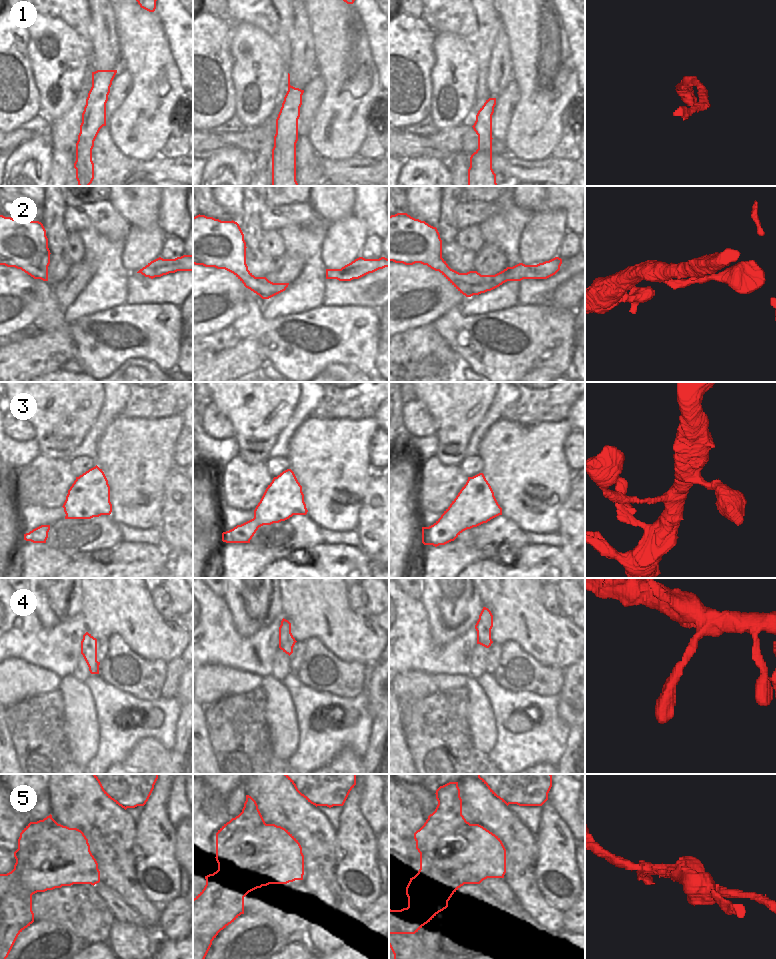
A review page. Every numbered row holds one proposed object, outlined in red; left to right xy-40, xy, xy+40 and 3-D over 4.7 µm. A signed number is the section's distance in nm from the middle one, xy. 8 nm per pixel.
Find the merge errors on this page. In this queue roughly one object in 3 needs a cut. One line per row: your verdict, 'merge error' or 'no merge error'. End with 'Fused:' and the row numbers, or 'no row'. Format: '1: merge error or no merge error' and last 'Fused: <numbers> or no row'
1: no merge error
2: no merge error
3: no merge error
4: no merge error
5: merge error
Fused: 5

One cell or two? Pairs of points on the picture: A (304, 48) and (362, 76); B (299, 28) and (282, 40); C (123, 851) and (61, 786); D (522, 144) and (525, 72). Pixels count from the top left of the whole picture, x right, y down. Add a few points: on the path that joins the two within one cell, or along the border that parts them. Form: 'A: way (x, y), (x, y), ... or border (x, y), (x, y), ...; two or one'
A: border (310, 30), (315, 53), (316, 73); two
B: border (294, 10), (294, 26), (289, 56); two
C: way (111, 835), (77, 801); one
D: way (528, 126), (528, 90); one

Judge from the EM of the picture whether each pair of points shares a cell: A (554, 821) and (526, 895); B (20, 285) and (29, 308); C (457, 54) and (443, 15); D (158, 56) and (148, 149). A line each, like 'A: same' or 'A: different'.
A: different
B: same
C: different
D: same

